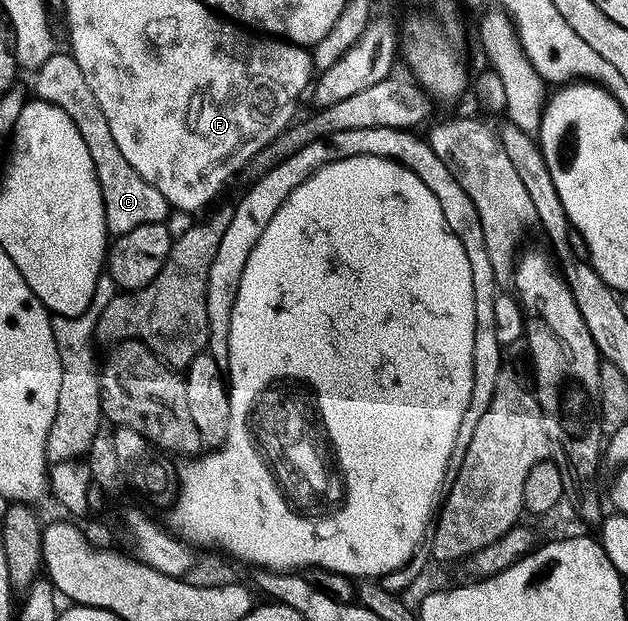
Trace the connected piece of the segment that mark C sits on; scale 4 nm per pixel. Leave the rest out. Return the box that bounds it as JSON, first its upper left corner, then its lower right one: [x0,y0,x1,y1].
[34,53,170,235]

